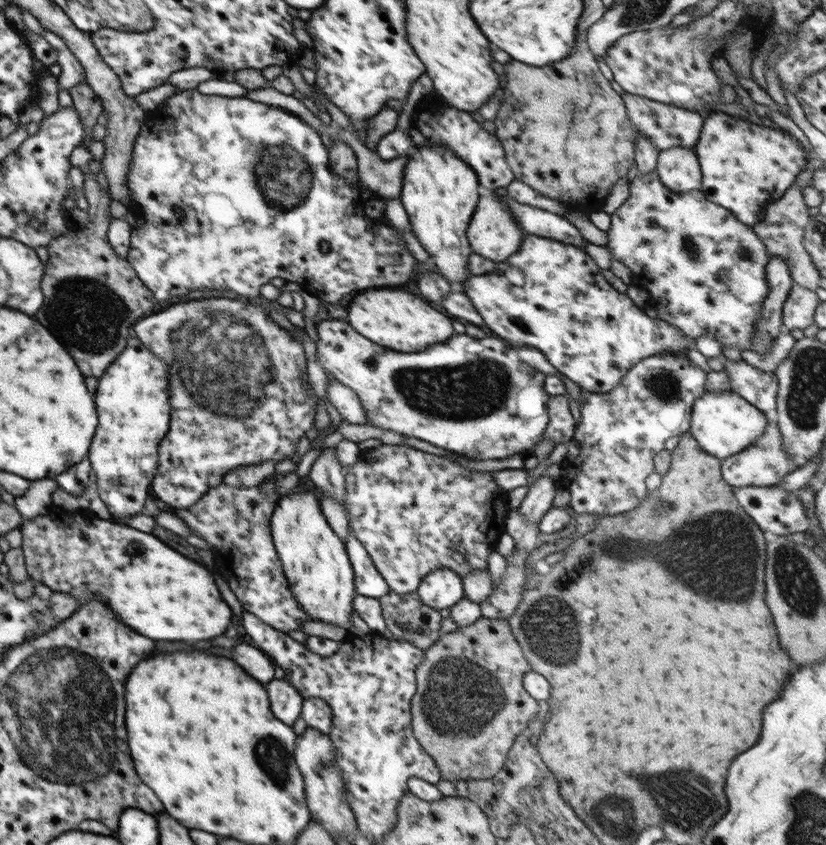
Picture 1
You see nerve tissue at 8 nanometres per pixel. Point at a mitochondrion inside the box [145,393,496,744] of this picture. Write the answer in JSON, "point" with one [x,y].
{"point":[406,625]}

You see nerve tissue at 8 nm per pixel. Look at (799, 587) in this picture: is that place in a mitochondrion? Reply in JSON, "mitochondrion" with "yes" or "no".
{"mitochondrion":"yes"}

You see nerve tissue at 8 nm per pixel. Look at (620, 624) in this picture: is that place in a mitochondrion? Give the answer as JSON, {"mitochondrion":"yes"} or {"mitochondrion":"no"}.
{"mitochondrion":"no"}

